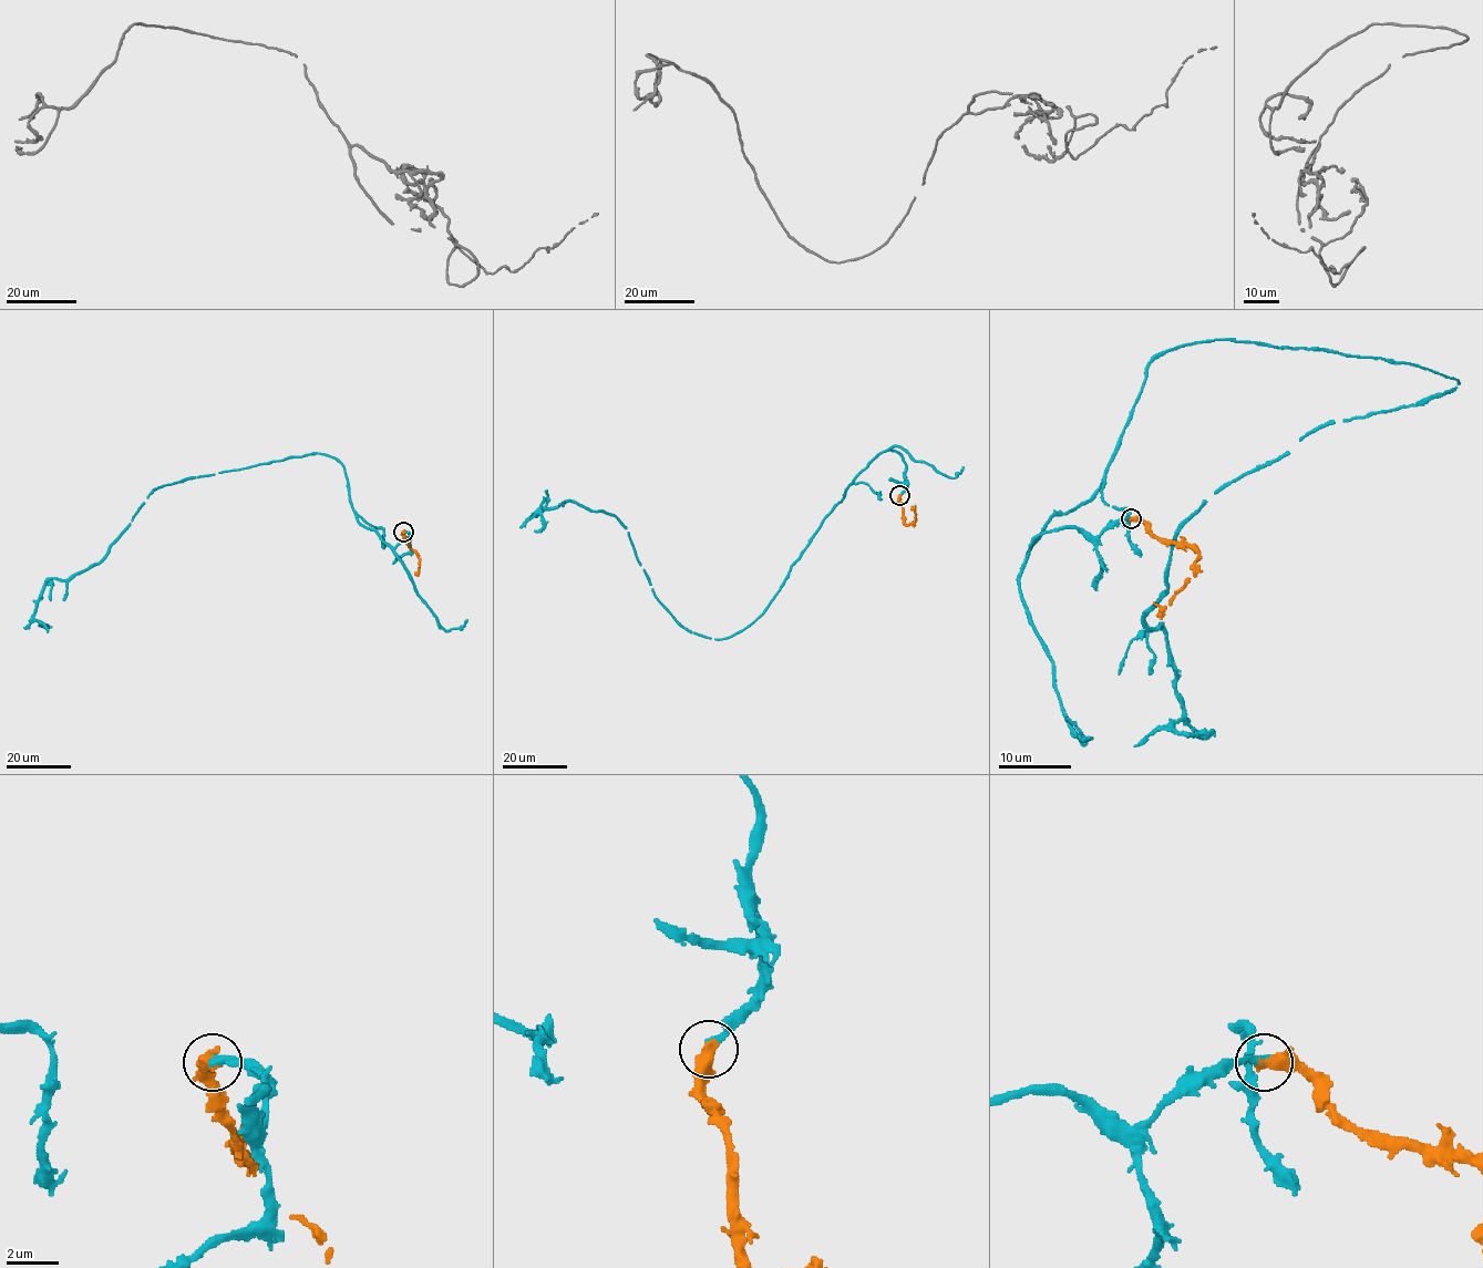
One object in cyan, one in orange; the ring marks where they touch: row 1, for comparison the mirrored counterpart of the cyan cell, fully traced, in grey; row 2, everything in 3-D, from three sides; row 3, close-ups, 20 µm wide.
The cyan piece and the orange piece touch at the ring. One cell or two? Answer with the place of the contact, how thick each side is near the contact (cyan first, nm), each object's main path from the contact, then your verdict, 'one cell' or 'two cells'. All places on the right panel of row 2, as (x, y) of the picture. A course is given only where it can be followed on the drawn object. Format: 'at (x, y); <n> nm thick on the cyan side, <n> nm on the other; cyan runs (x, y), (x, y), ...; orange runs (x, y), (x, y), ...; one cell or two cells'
at (1131, 518); 320 nm thick on the cyan side, 550 nm on the other; cyan runs (1132, 519), (1028, 554), (1166, 351), (1459, 382), (1320, 426), (1177, 532), (1144, 620), (1172, 728), (1211, 731); orange runs (1132, 519), (1160, 537), (1186, 543), (1197, 554), (1194, 576), (1155, 615); one cell

